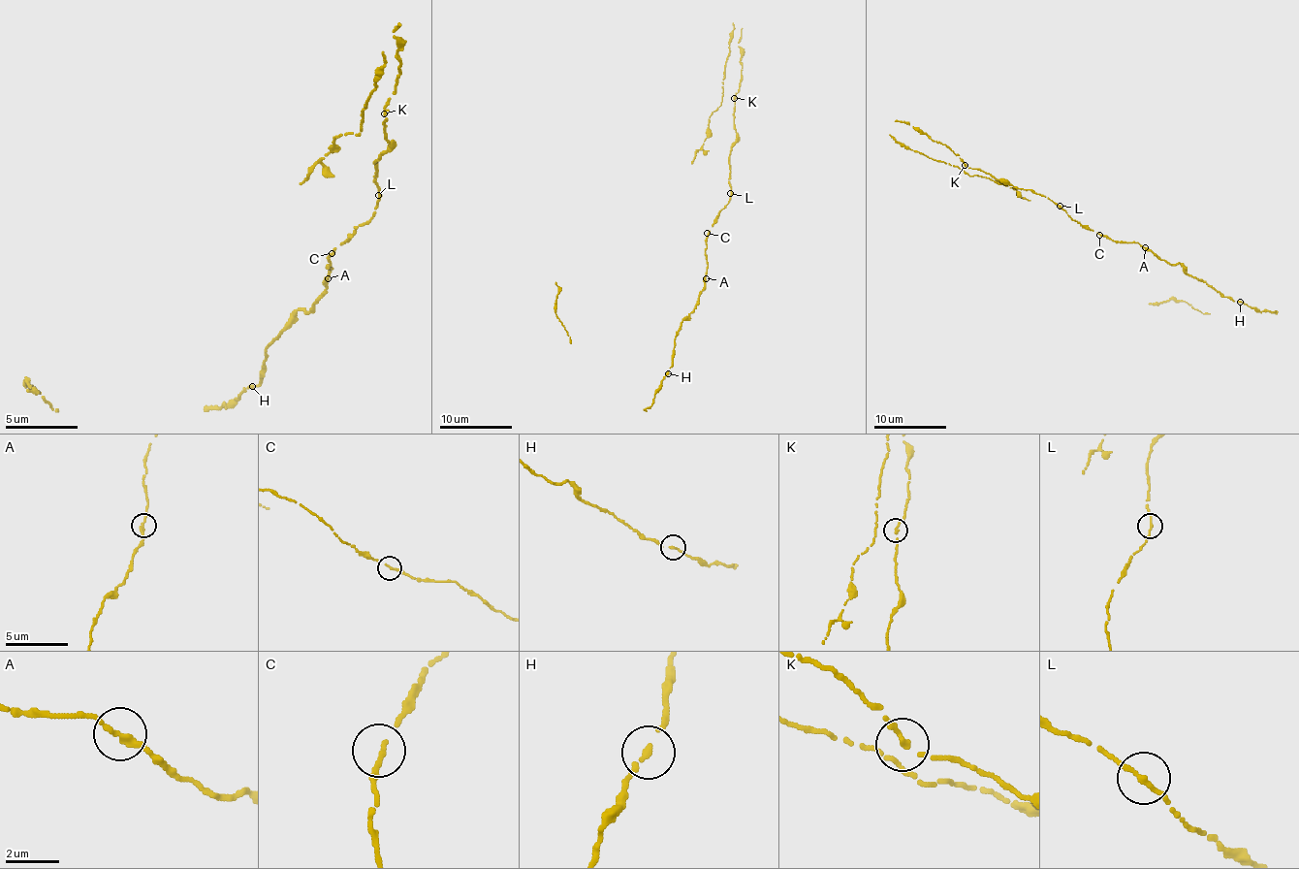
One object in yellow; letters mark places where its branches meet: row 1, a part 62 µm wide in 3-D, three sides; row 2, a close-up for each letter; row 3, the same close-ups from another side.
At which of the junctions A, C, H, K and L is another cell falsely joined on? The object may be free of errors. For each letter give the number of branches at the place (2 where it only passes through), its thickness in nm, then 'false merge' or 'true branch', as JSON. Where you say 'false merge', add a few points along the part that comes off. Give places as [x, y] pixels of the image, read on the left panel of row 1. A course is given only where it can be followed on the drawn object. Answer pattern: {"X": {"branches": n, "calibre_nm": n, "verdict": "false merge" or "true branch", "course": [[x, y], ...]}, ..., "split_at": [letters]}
{"A": {"branches": 2, "calibre_nm": 240, "verdict": "true branch"}, "C": {"branches": 2, "calibre_nm": 180, "verdict": "true branch"}, "H": {"branches": 2, "calibre_nm": 170, "verdict": "true branch"}, "K": {"branches": 1, "calibre_nm": 240, "verdict": "true branch"}, "L": {"branches": 1, "calibre_nm": 240, "verdict": "true branch"}, "split_at": []}

